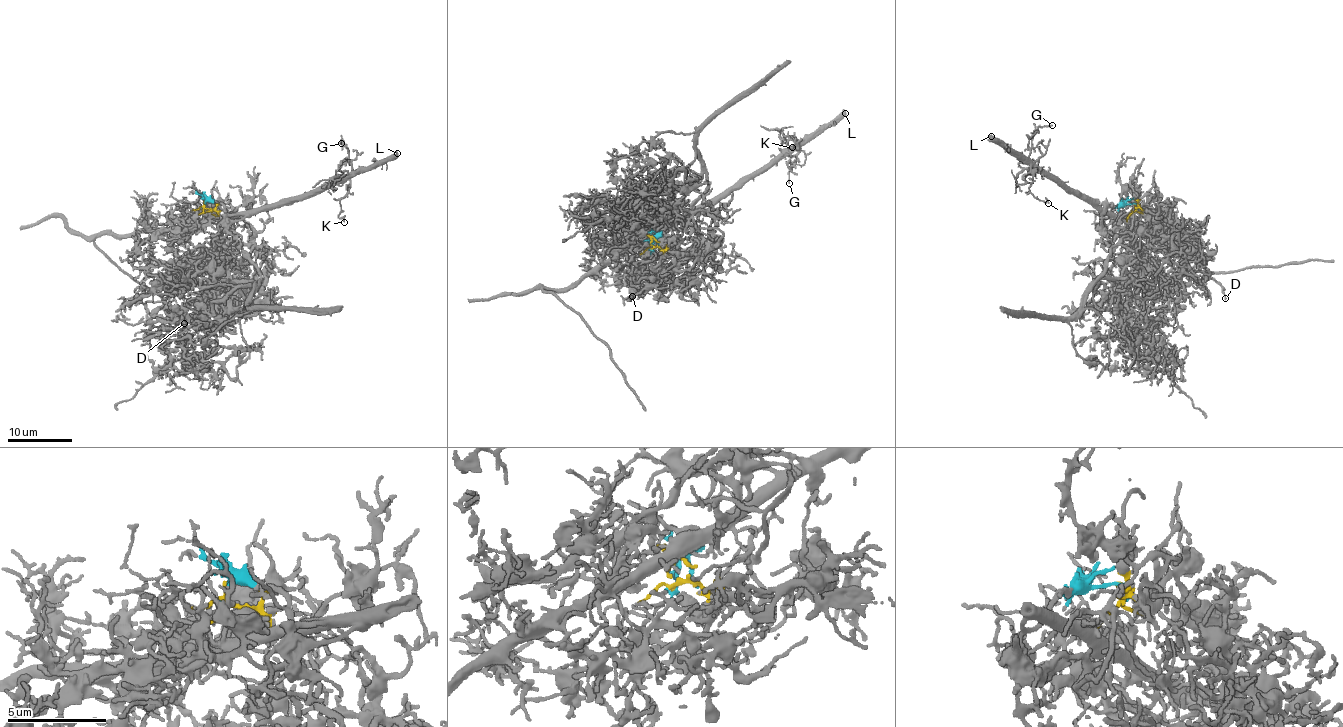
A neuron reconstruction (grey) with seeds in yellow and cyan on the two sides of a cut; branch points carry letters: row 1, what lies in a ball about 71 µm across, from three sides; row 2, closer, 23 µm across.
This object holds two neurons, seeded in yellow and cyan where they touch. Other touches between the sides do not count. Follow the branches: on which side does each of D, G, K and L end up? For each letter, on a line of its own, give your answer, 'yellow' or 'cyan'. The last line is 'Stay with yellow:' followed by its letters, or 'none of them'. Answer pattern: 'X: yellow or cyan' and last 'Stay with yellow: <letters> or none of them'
D: yellow
G: cyan
K: cyan
L: cyan
Stay with yellow: D

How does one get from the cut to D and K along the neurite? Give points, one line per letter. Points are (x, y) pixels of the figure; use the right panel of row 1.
D: (1135, 204), (1159, 227), (1172, 232), (1188, 246), (1191, 253), (1199, 252), (1198, 257), (1225, 298)
K: (1135, 204), (1112, 210), (1112, 214), (1097, 202), (1033, 166), (1029, 191), (1049, 203)

